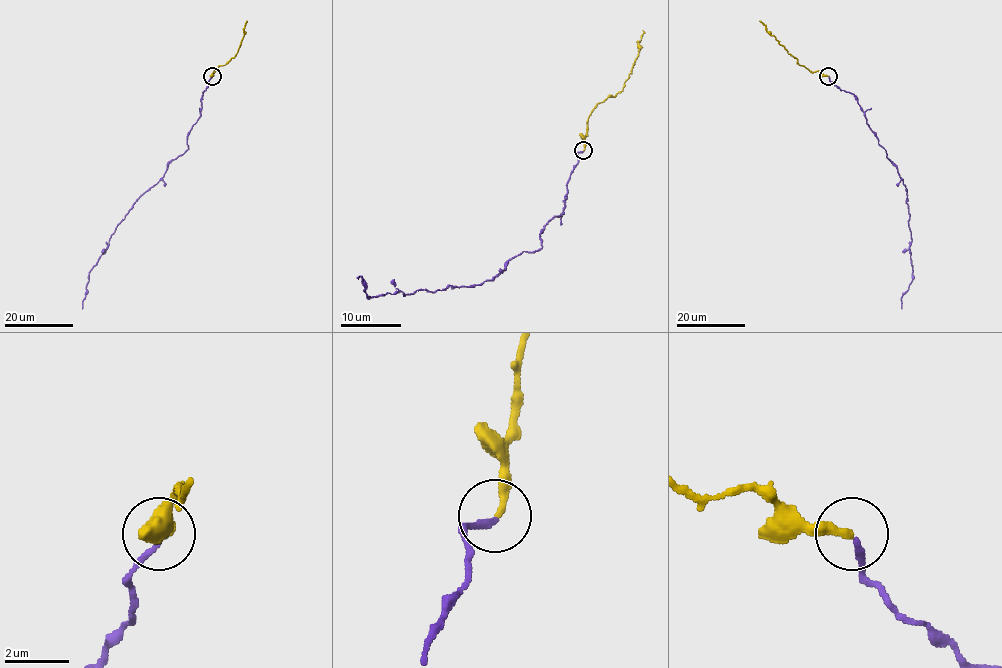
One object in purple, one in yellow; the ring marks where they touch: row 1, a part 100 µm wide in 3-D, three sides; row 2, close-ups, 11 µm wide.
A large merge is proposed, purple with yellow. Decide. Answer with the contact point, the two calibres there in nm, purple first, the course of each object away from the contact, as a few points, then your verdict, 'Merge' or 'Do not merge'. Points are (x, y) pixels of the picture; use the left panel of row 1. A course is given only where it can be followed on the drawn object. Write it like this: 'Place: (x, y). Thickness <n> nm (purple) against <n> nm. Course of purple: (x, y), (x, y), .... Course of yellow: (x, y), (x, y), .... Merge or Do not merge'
Place: (212, 76). Thickness 170 nm (purple) against 240 nm. Course of purple: (212, 76), (187, 136), (188, 149), (118, 225), (89, 272), (82, 308). Course of yellow: (212, 76), (214, 71), (235, 55), (246, 21). Merge

